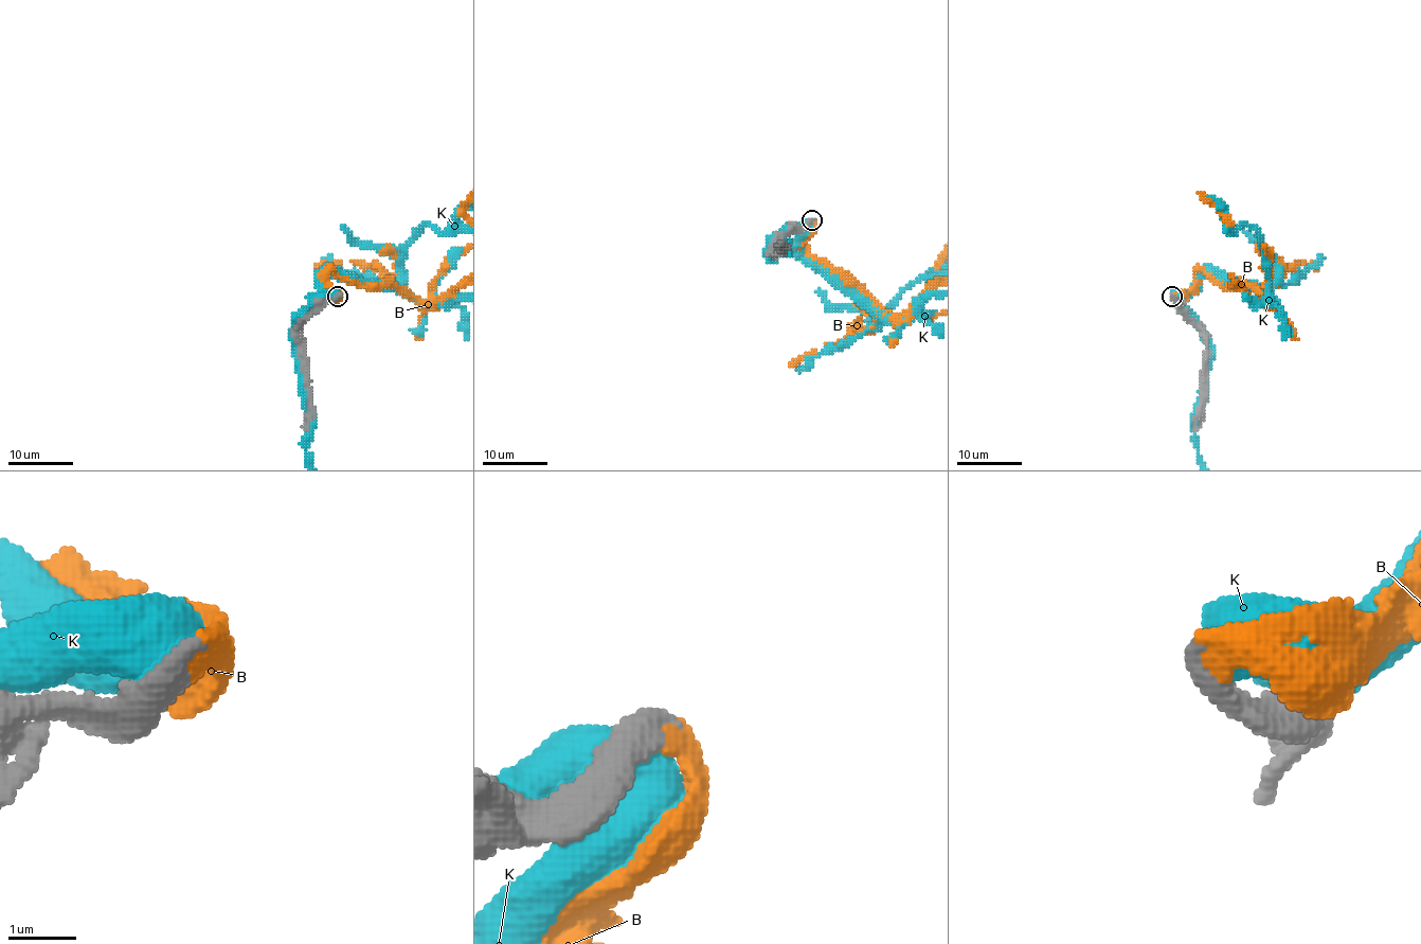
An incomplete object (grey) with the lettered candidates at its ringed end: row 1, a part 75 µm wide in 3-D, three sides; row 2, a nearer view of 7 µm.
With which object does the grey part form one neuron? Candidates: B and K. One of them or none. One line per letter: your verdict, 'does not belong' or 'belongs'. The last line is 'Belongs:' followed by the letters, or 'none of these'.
B: belongs
K: does not belong
Belongs: B

